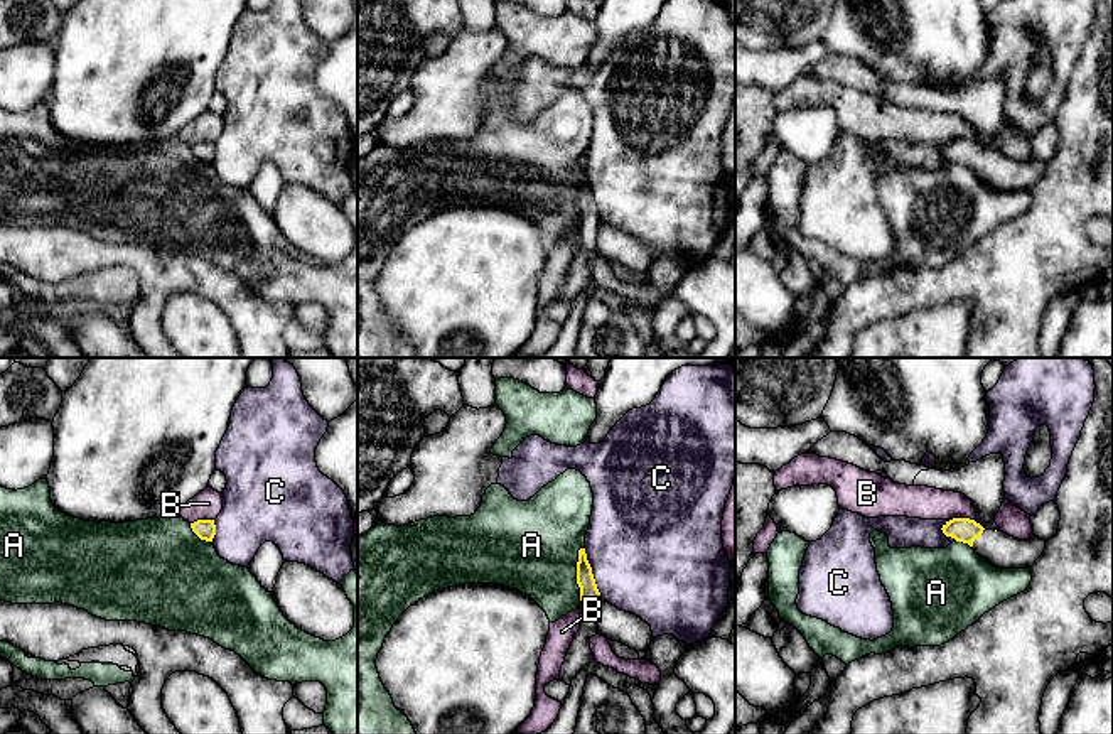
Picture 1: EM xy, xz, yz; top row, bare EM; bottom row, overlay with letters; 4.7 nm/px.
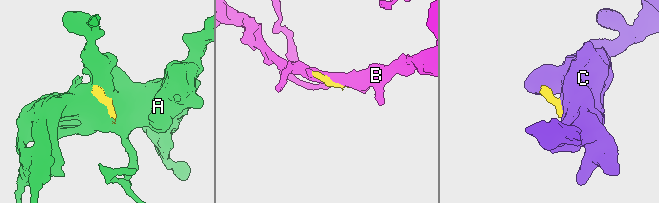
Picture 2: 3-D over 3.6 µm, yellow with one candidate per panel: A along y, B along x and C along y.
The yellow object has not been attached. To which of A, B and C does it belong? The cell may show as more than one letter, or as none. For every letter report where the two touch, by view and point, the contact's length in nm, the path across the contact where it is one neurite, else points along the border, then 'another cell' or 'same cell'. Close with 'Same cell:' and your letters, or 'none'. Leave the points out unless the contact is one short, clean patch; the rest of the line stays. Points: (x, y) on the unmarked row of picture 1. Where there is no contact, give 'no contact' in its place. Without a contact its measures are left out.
A: contact xz (577, 194); length 260 nm; another cell
B: contact yz (963, 140); length 130 nm; another cell
C: contact xz (592, 196); length 260 nm; border xz (584, 171), (601, 220); another cell
Same cell: none

